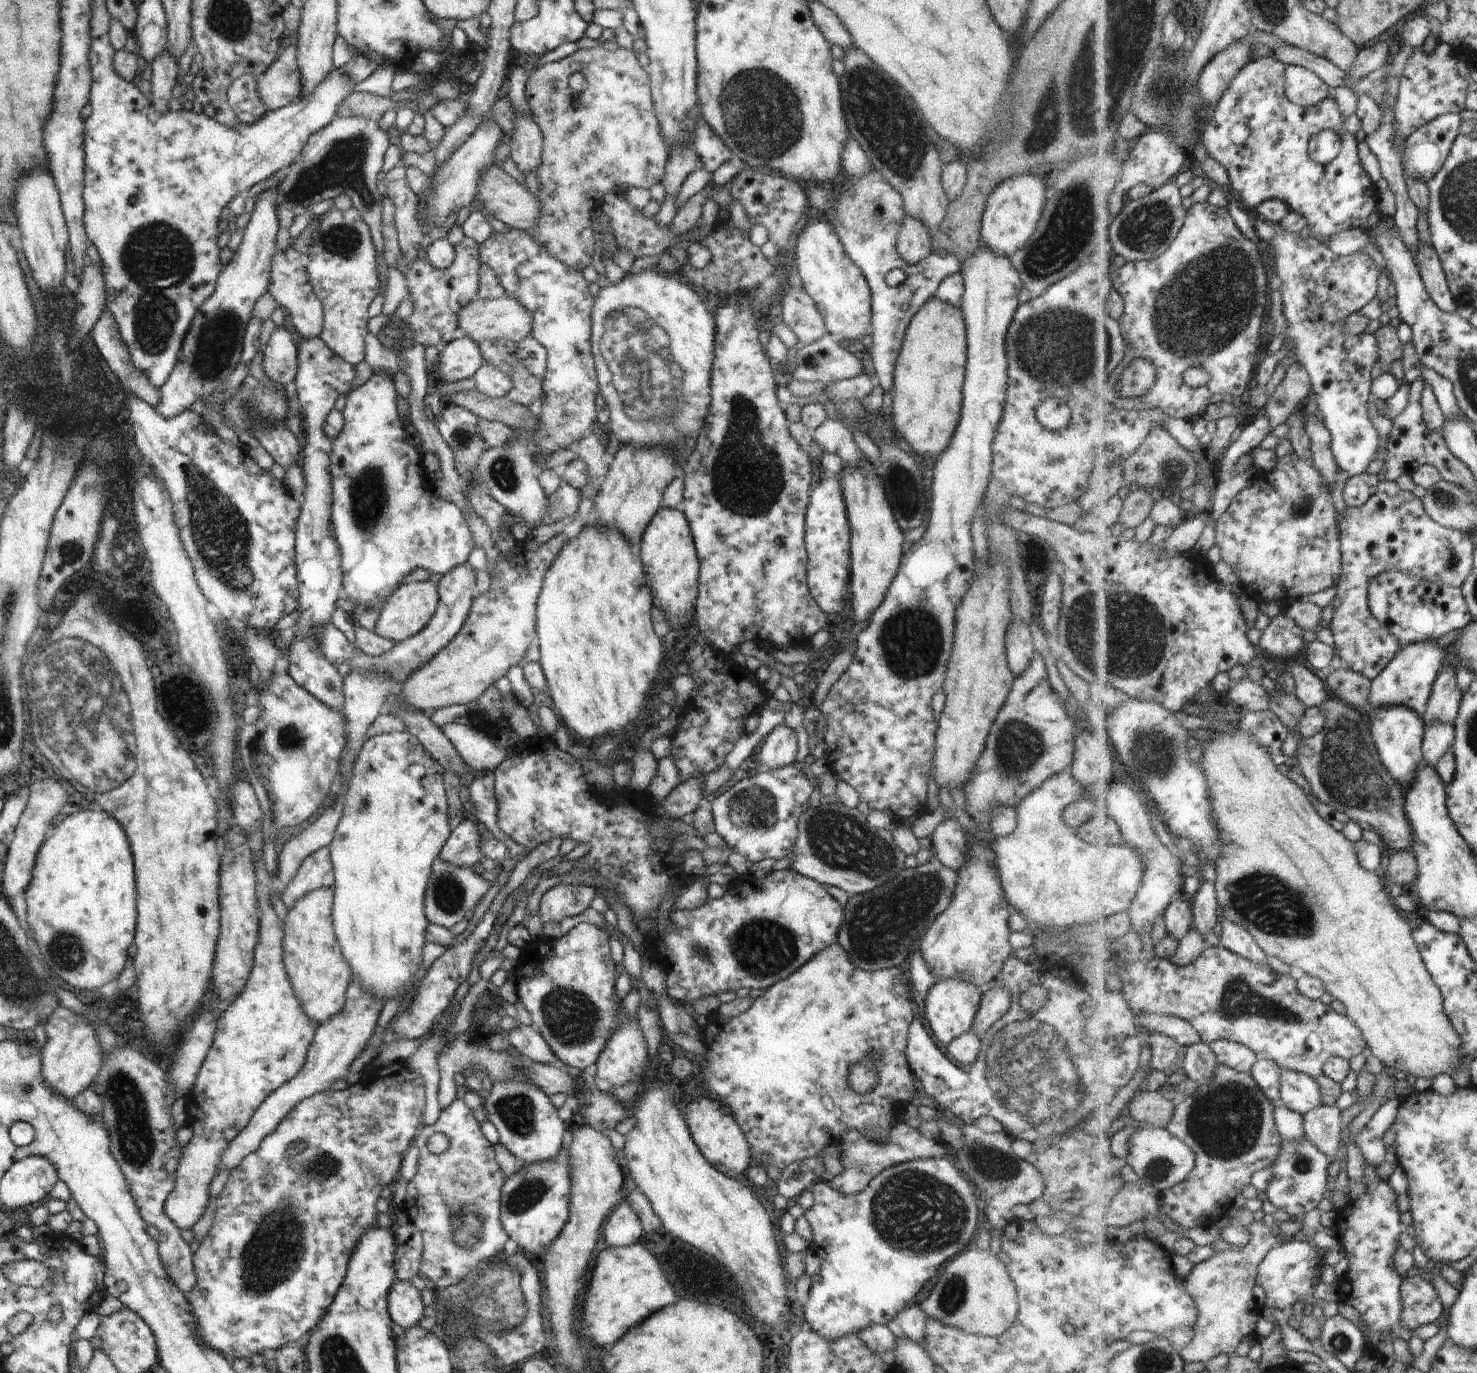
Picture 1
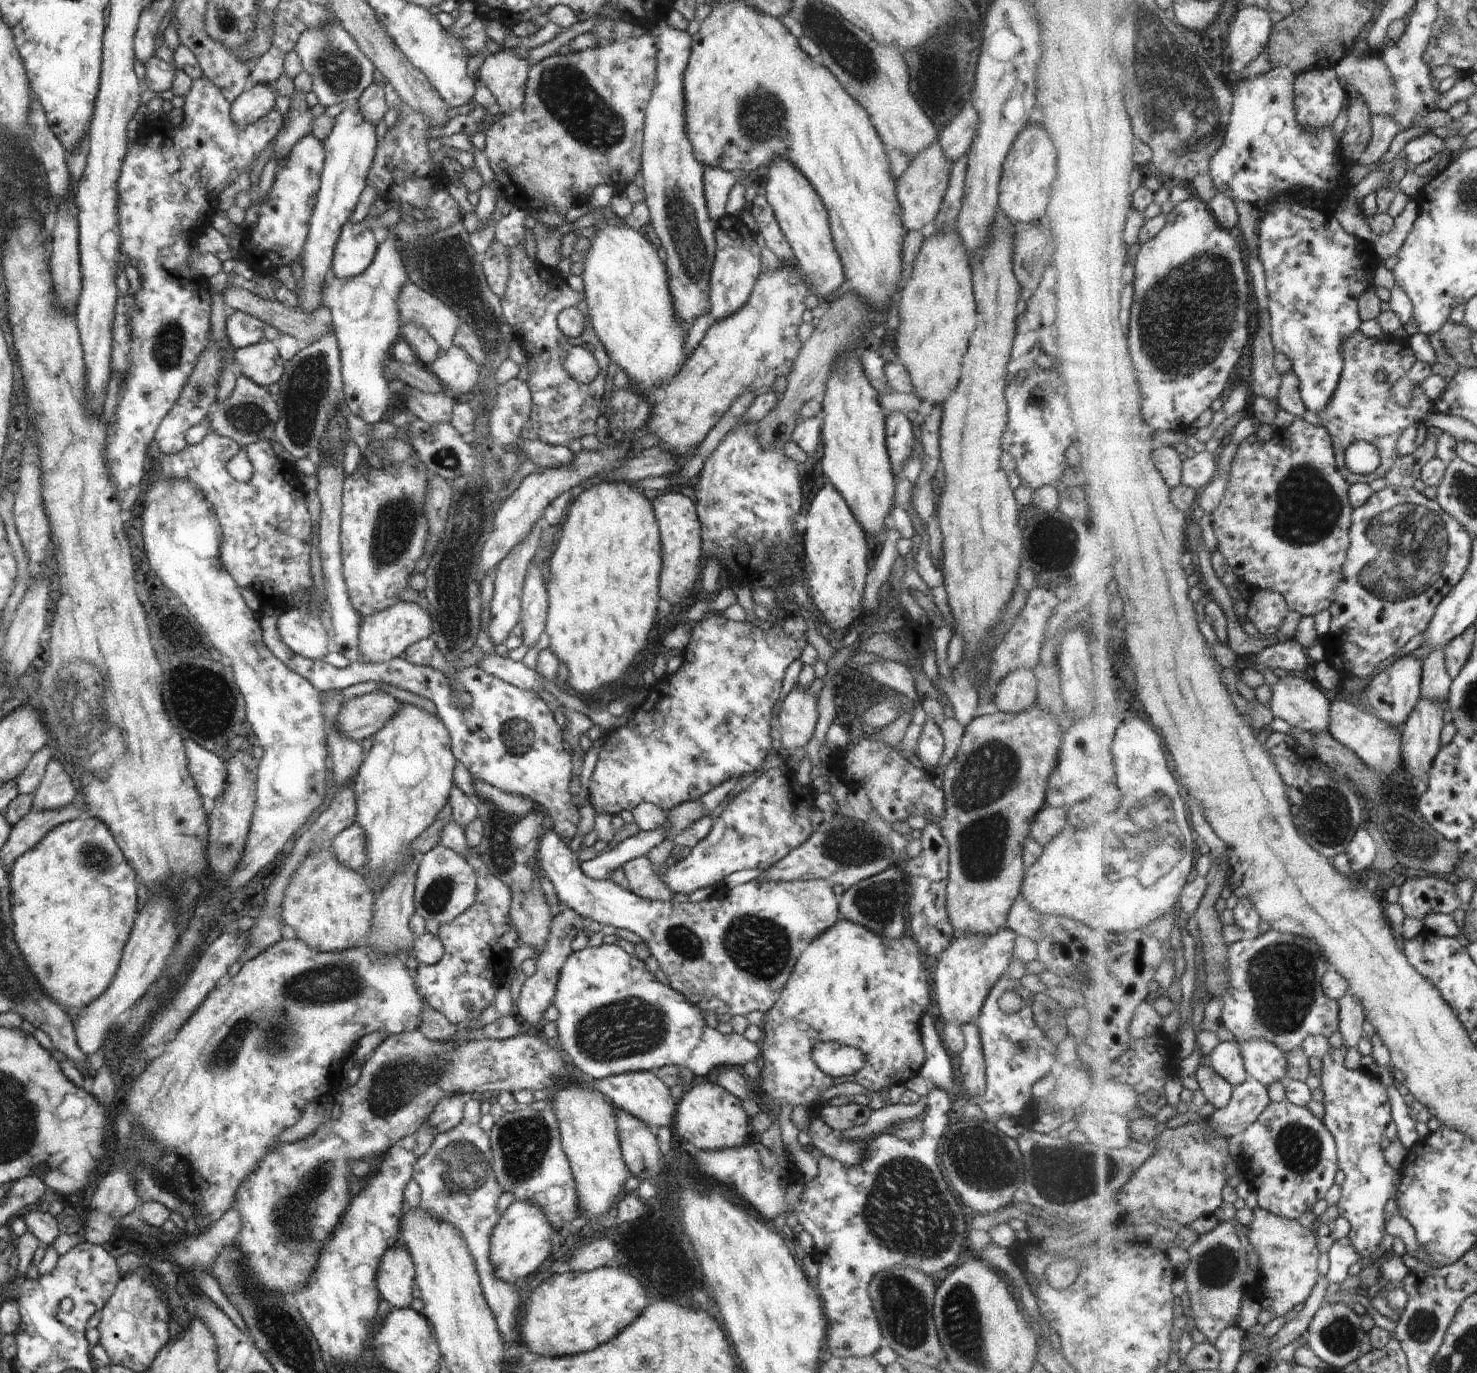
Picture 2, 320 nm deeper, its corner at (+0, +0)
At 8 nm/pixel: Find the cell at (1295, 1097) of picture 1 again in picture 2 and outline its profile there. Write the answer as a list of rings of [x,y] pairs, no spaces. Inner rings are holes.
[[[1250,1039],[1241,1043],[1245,1066],[1249,1074],[1266,1087],[1279,1081],[1289,1081],[1289,1060],[1276,1044],[1265,1039]]]

